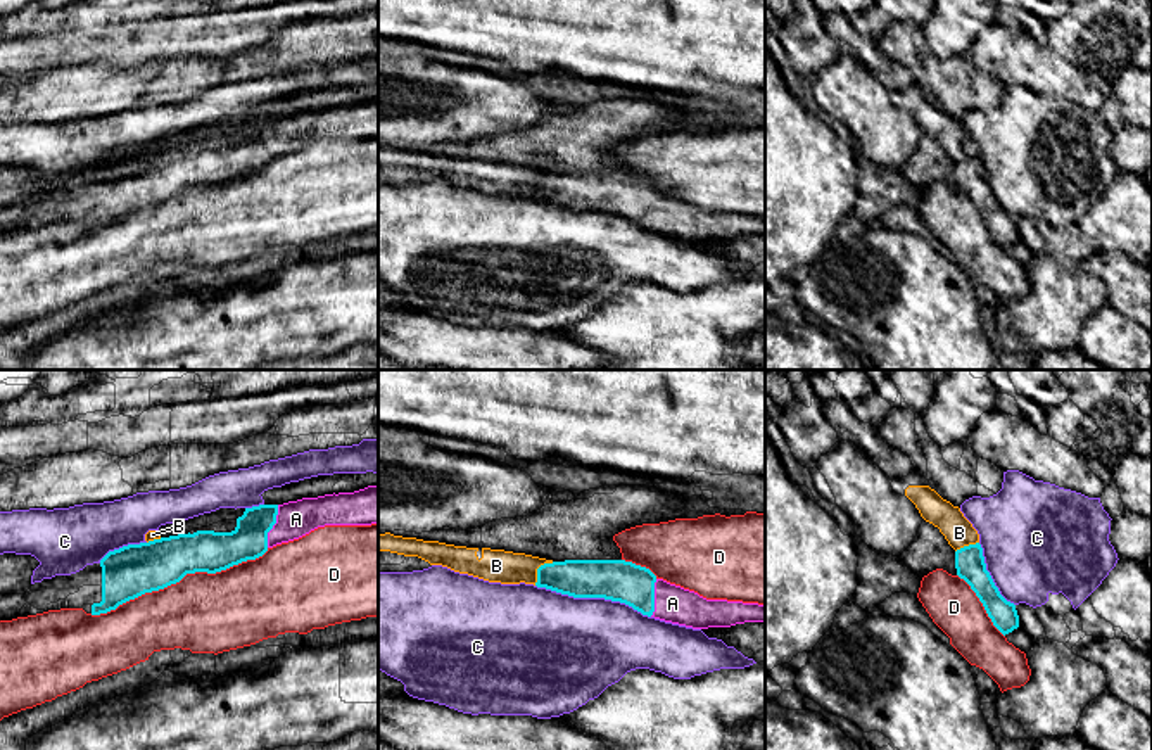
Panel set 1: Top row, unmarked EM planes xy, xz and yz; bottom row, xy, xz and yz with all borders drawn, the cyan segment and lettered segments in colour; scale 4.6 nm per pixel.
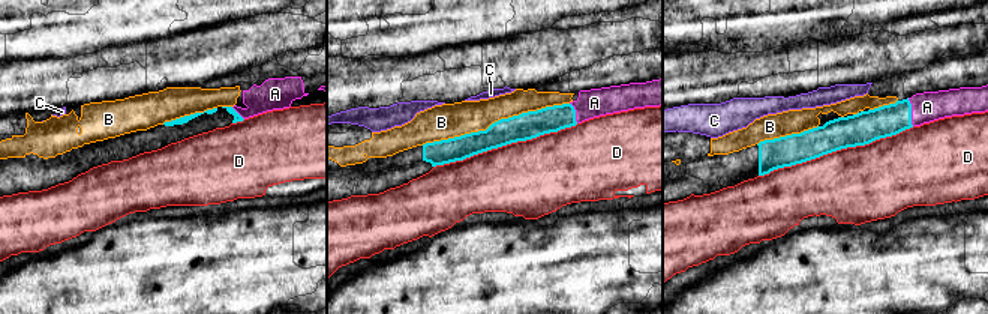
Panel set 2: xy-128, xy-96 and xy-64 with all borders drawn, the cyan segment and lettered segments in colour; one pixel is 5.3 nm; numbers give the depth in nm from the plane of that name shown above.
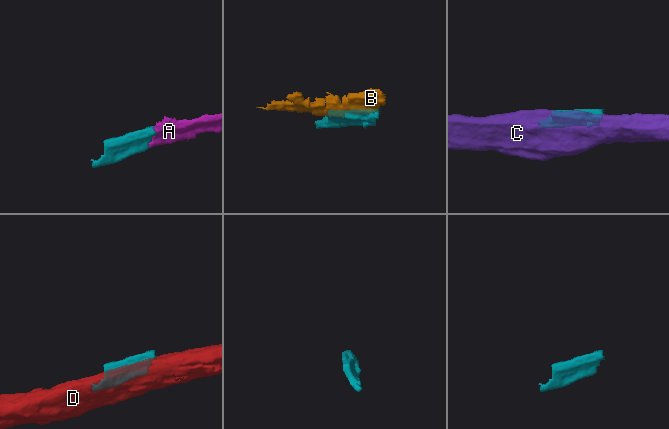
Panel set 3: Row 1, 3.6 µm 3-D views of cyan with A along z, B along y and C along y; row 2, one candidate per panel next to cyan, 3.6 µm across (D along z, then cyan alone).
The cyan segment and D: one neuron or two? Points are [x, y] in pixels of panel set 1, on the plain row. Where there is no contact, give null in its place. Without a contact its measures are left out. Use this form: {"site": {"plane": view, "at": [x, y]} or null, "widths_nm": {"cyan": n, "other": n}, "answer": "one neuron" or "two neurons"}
{"site": {"plane": "xy", "at": [178, 194]}, "widths_nm": {"cyan": 240, "other": 360}, "answer": "two neurons"}

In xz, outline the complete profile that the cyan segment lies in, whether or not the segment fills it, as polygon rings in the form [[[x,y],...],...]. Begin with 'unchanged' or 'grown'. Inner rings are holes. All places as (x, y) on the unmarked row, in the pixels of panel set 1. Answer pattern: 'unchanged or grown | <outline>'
grown | [[[565,173],[537,181],[537,200],[573,211],[620,214],[642,228],[693,240],[731,240],[763,235],[758,216],[706,213],[694,204],[658,192],[649,181],[625,173]]]

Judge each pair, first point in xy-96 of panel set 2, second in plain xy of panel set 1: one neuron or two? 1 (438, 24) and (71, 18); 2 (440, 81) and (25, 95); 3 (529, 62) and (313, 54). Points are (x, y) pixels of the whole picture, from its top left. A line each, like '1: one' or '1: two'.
1: one
2: one
3: one

